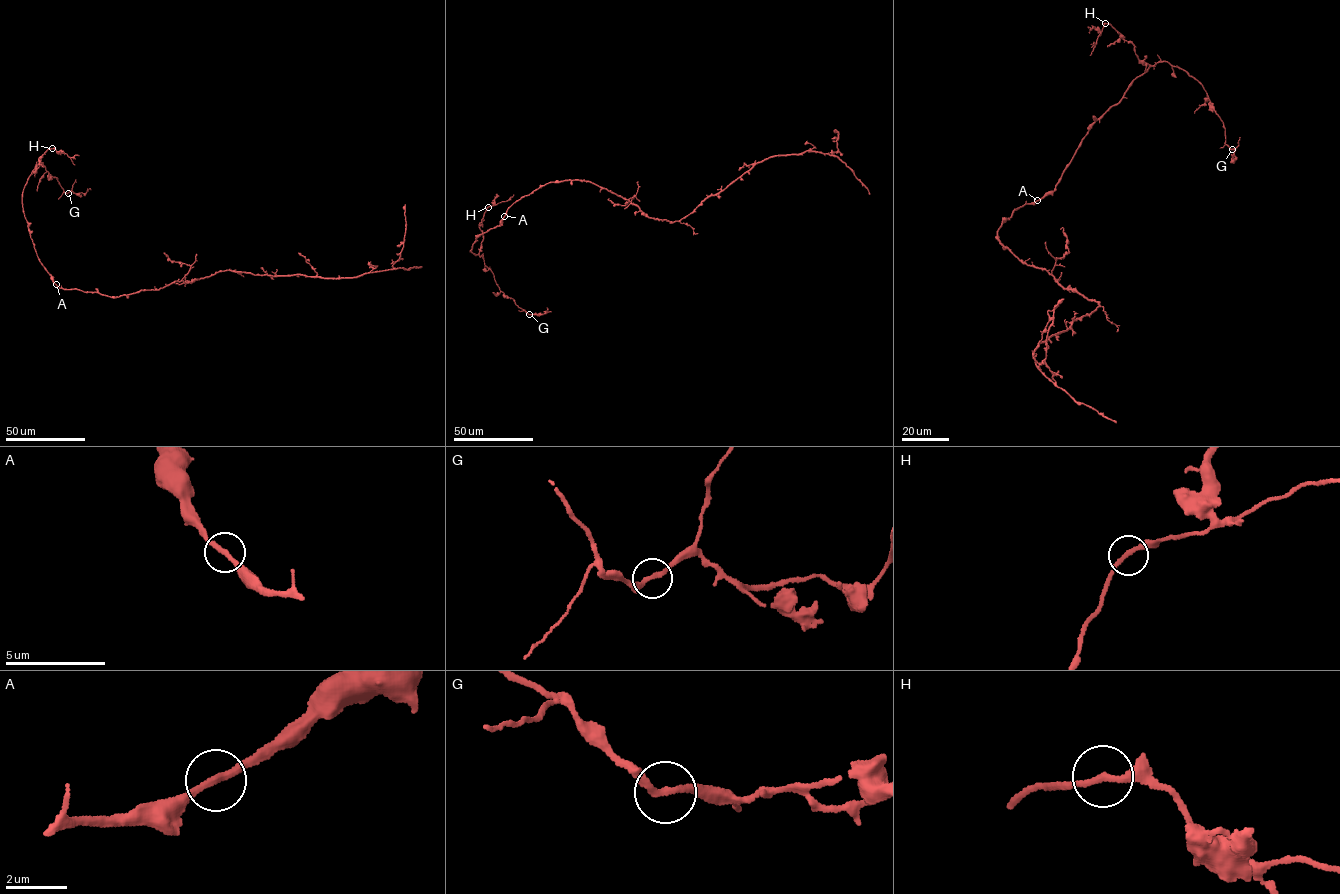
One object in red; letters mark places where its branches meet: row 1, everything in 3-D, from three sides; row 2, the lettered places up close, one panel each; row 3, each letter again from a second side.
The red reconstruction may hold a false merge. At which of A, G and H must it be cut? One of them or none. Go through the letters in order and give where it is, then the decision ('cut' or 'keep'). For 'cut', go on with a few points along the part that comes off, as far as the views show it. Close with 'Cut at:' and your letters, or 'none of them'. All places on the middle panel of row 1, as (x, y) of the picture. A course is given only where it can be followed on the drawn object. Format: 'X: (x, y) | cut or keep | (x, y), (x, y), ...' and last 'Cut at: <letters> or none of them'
A: (504, 216) | keep
G: (529, 314) | keep
H: (488, 207) | keep
Cut at: none of them

